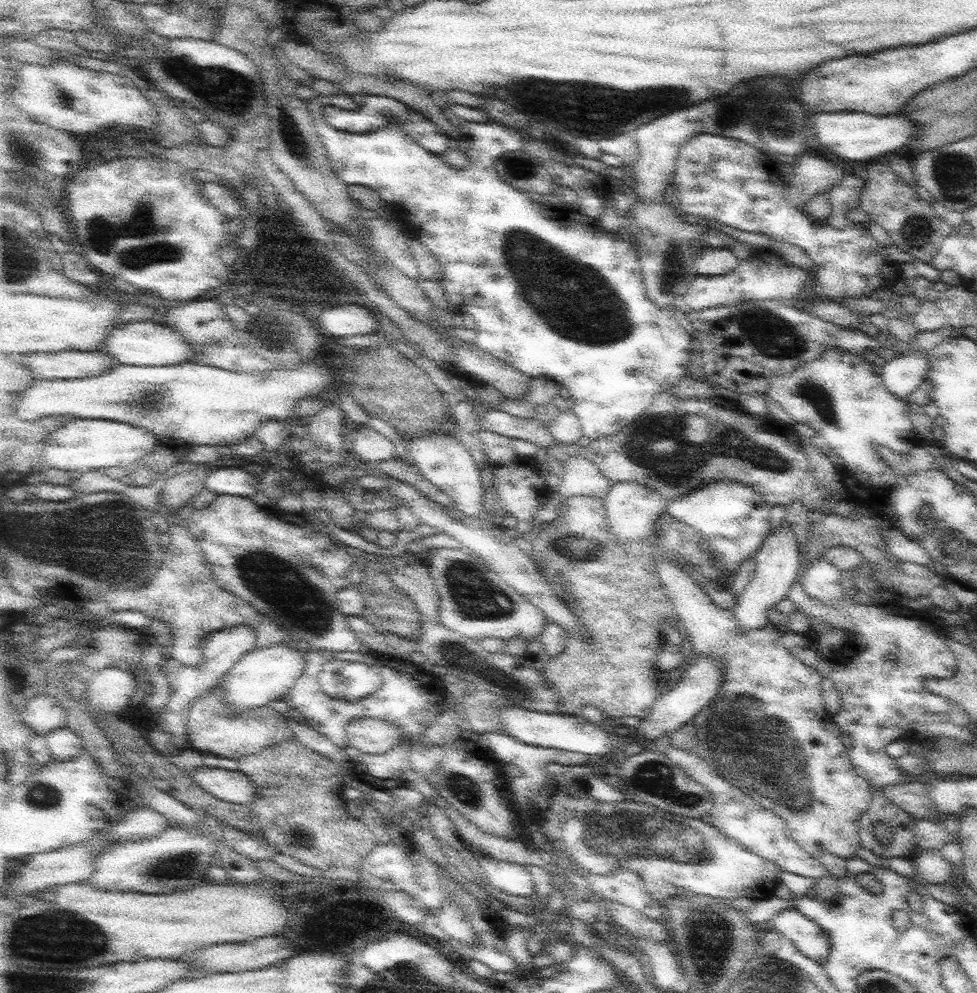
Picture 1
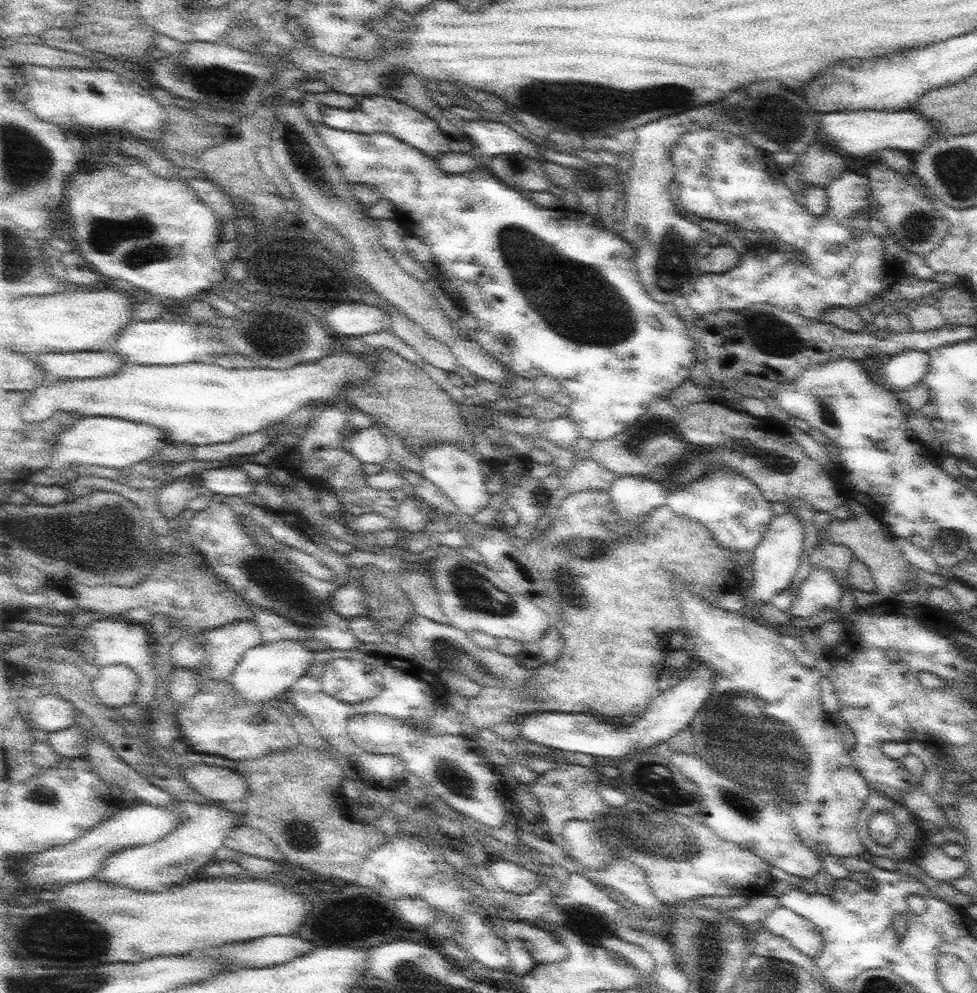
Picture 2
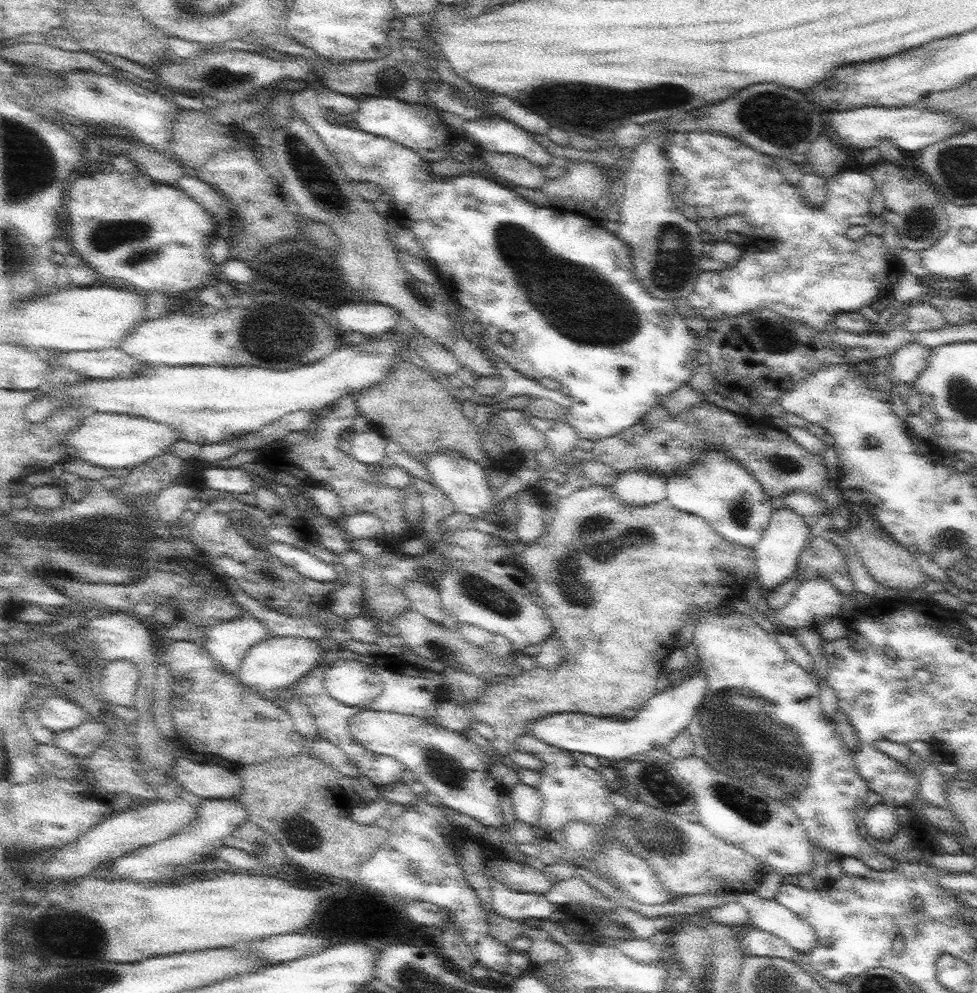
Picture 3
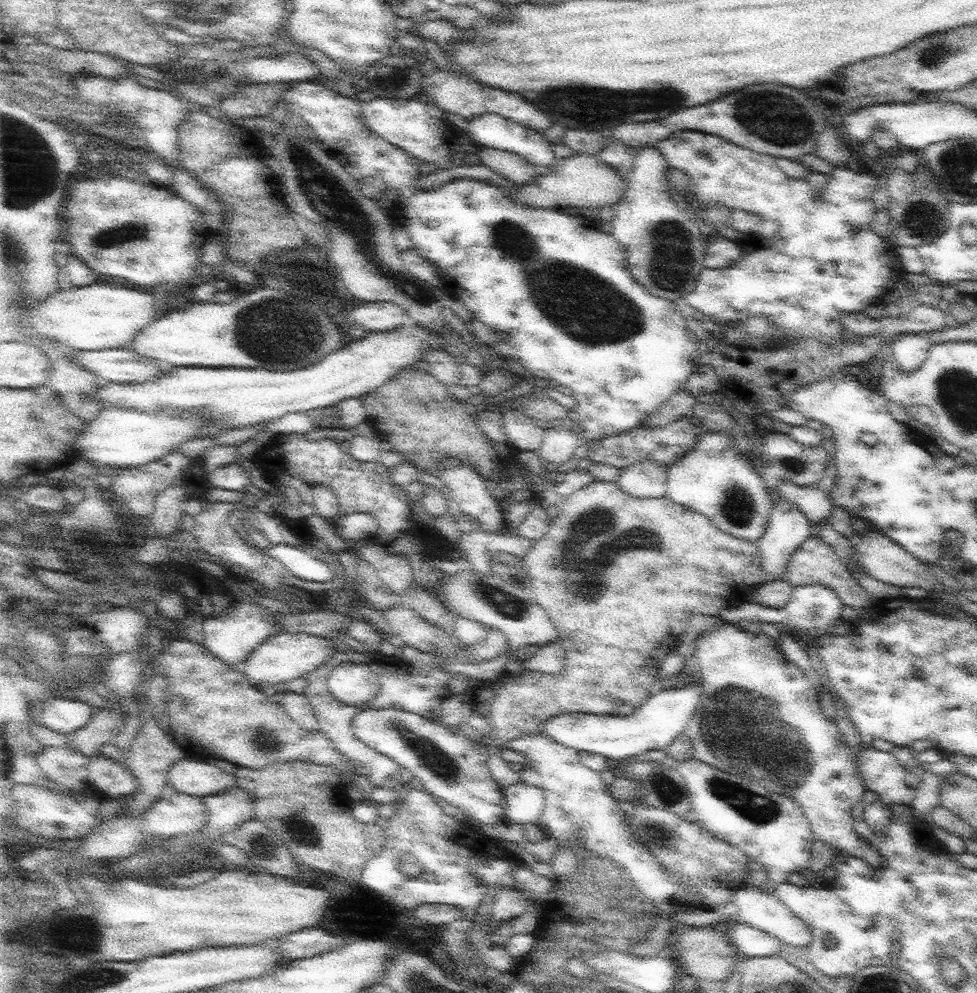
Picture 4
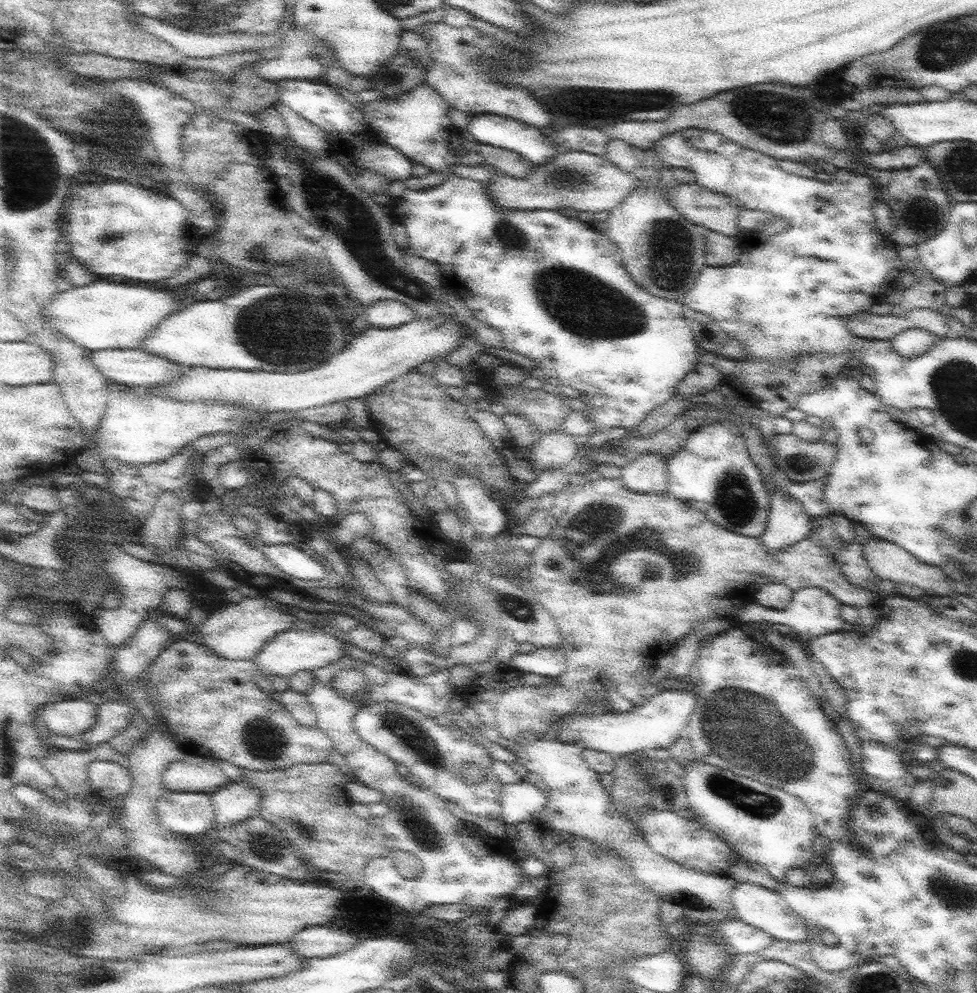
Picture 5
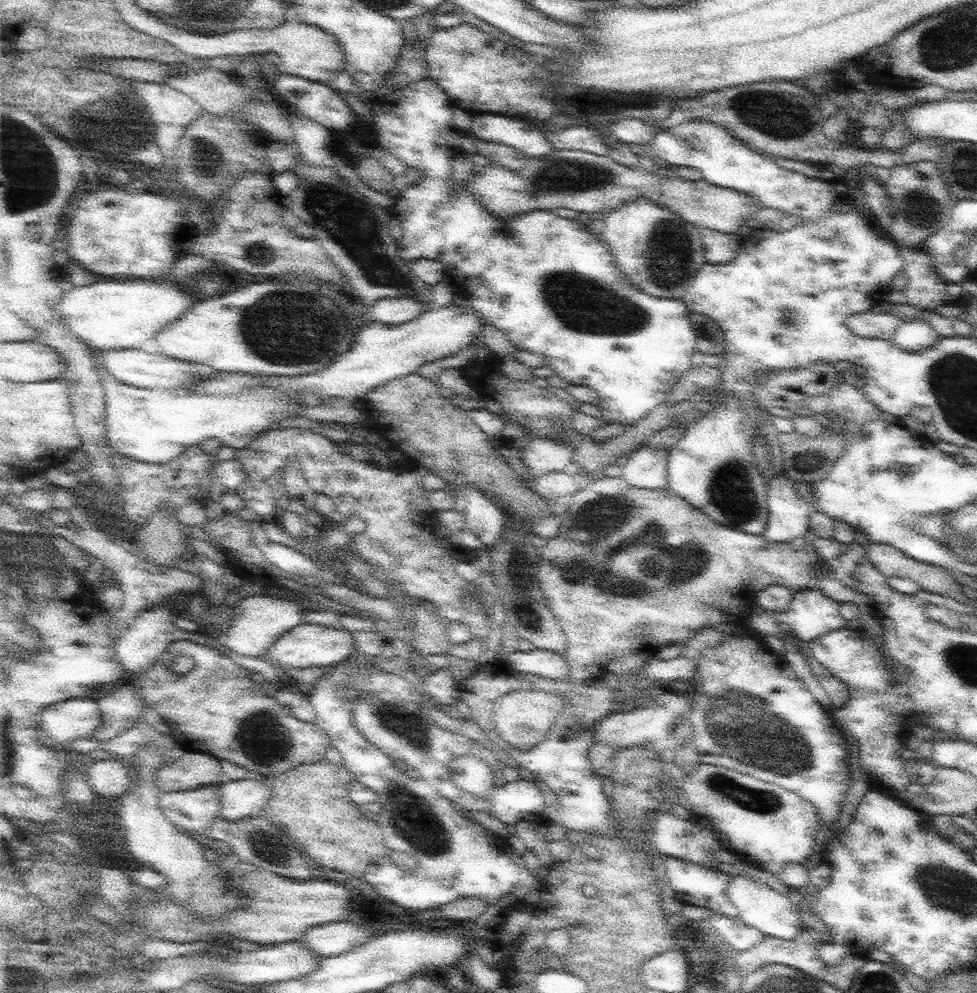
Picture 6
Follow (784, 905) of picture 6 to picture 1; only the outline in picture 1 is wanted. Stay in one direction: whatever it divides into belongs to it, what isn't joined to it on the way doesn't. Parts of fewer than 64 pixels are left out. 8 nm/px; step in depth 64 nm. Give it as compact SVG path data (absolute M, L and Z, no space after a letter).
M794 908L775 913L771 921L772 928L792 940L796 948L806 956L820 964L826 960L831 949L831 940L818 923Z

